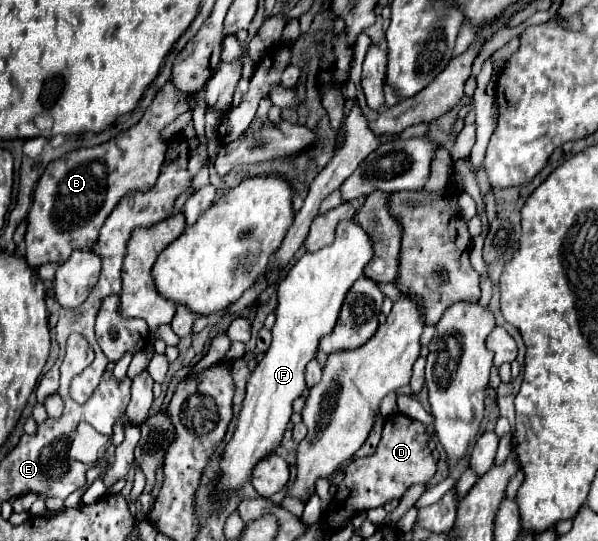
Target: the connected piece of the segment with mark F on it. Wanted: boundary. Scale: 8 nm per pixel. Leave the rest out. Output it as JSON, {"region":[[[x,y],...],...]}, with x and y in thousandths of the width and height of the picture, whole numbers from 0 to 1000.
{"region":[[[579,409],[565,416],[562,427],[562,442],[552,457],[538,457],[525,468],[508,468],[495,490],[478,505],[478,512],[465,523],[462,545],[465,545],[465,567],[462,567],[462,597],[455,604],[455,638],[445,649],[441,664],[428,675],[428,682],[421,686],[421,693],[415,697],[411,708],[411,734],[395,778],[395,797],[388,804],[388,811],[378,819],[365,863],[368,874],[361,882],[361,904],[358,904],[358,922],[365,930],[365,941],[378,933],[378,926],[411,896],[411,889],[421,885],[421,871],[428,867],[428,860],[445,848],[448,841],[458,837],[458,830],[468,823],[478,786],[485,782],[488,771],[488,745],[515,719],[512,715],[512,701],[508,701],[508,686],[518,664],[528,660],[532,649],[532,634],[535,623],[542,623],[545,616],[552,616],[562,601],[569,567],[575,560],[575,549],[582,542],[582,534],[592,527],[592,519],[599,512],[609,508],[609,494],[612,486],[622,479],[625,464],[622,464],[622,449],[615,442],[615,431],[595,416],[592,409]]]}

